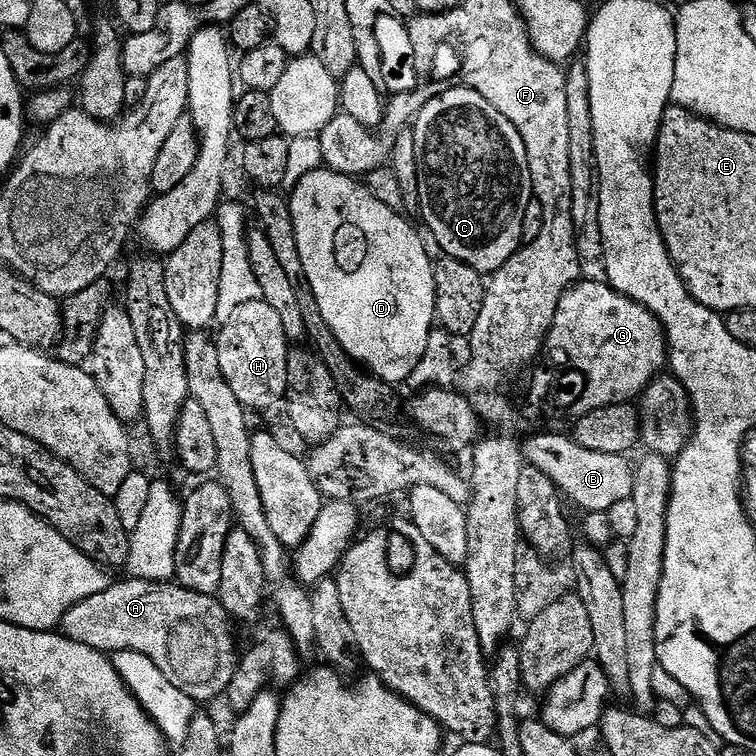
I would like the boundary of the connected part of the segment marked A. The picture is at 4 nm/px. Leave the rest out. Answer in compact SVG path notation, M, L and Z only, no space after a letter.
M128 578L125 584L109 583L102 594L94 594L78 602L60 620L59 631L82 646L90 646L105 654L132 653L145 656L166 674L173 684L178 685L182 694L197 702L223 697L238 667L238 656L232 653L228 641L229 617L216 596L203 596L175 582L158 580L137 580Z

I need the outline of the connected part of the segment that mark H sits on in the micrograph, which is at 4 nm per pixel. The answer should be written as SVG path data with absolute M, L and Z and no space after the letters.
M262 298L246 302L246 306L238 306L219 327L220 337L217 335L214 340L218 362L226 382L230 382L230 390L238 394L238 402L245 409L253 410L272 408L279 400L283 401L288 391L290 341L284 332L282 318L274 314L274 306Z

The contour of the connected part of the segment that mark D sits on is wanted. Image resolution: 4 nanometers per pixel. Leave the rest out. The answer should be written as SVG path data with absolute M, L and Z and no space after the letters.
M327 166L306 174L306 178L298 181L291 192L288 204L293 214L299 257L334 338L352 361L385 383L397 386L403 380L404 383L411 381L418 362L422 362L429 350L437 323L436 269L433 257L428 257L424 249L423 238L407 224L409 221L397 209L382 206L382 202L378 202L359 179L334 172Z

